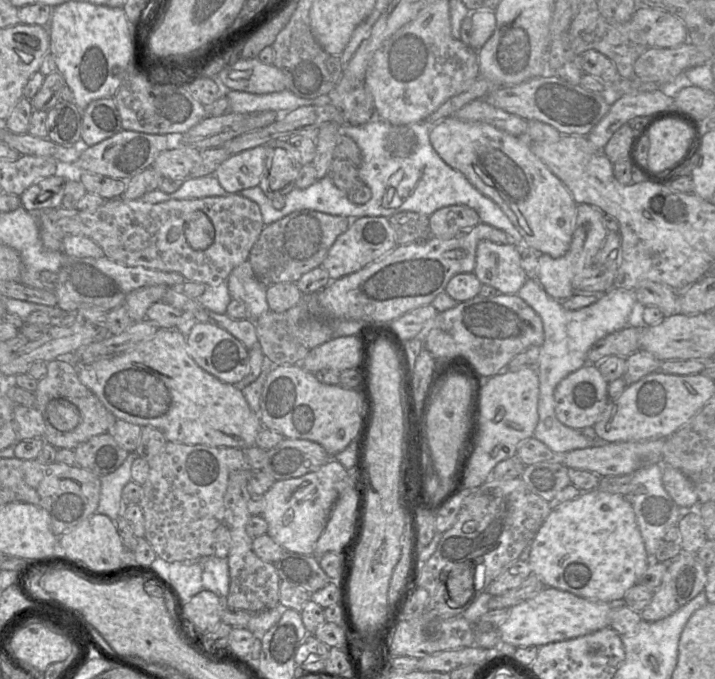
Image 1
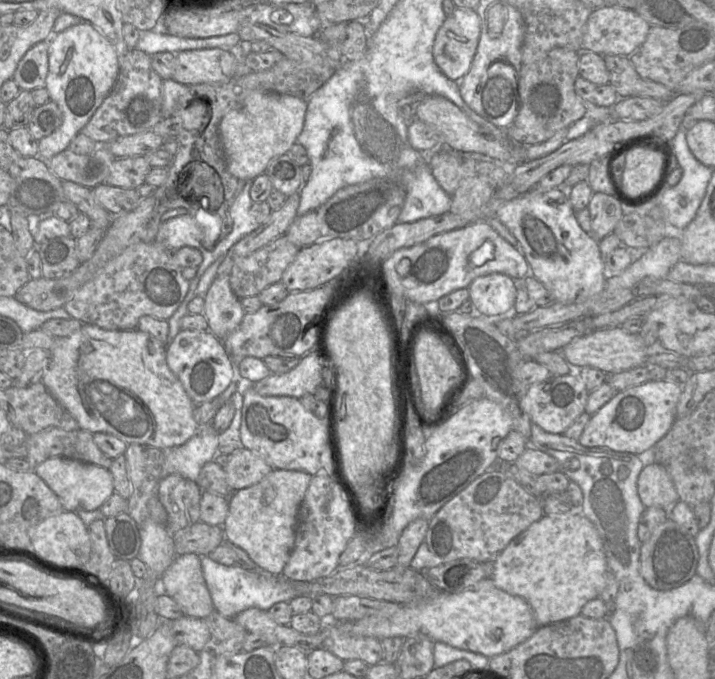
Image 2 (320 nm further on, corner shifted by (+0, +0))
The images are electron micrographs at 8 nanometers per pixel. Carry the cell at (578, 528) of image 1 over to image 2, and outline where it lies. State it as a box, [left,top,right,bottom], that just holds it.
[491,511,608,627]

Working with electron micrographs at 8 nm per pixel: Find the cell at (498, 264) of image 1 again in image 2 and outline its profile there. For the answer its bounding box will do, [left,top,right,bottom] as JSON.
[468,273,518,319]

